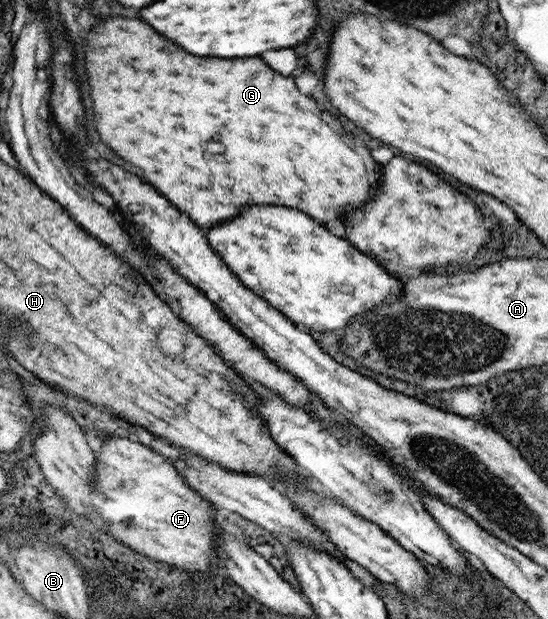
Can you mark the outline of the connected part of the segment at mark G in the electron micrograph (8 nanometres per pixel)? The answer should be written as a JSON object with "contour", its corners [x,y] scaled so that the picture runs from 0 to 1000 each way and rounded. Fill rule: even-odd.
{"contour":[[[201,26],[182,42],[168,42],[161,48],[161,61],[150,68],[150,110],[157,120],[157,136],[168,162],[168,200],[182,220],[182,226],[201,236],[226,262],[248,268],[259,275],[263,291],[281,300],[285,310],[292,310],[314,334],[336,342],[358,365],[383,368],[387,362],[420,355],[438,346],[438,336],[456,333],[511,333],[533,336],[558,346],[584,362],[602,355],[628,355],[631,342],[642,342],[675,323],[684,300],[692,296],[692,271],[695,265],[682,260],[673,242],[650,239],[646,231],[631,221],[631,213],[620,199],[602,183],[584,179],[577,173],[577,163],[557,152],[551,152],[538,137],[536,124],[520,124],[504,120],[476,94],[358,94],[318,71],[303,68],[296,58],[288,58],[270,39],[234,29]],[[380,233],[401,236],[398,242],[380,242]]]}

